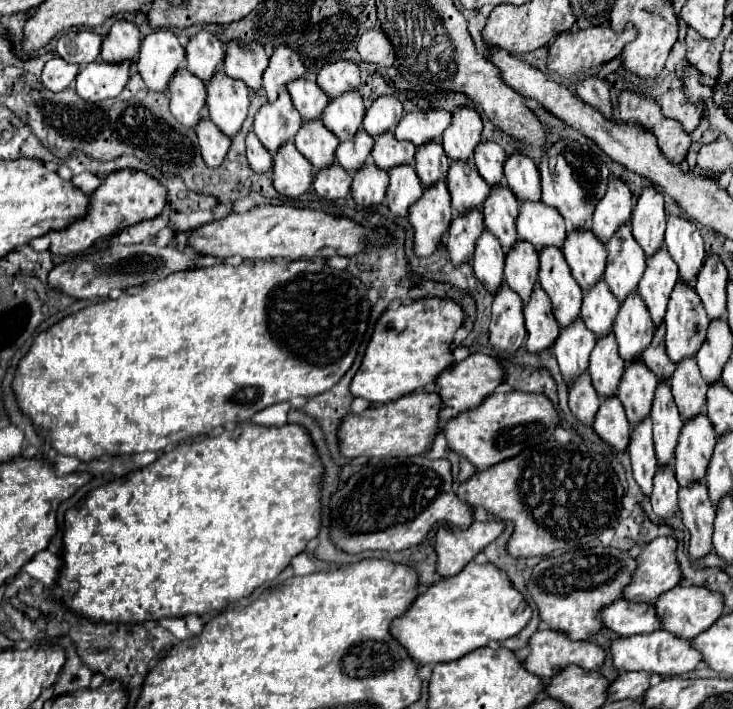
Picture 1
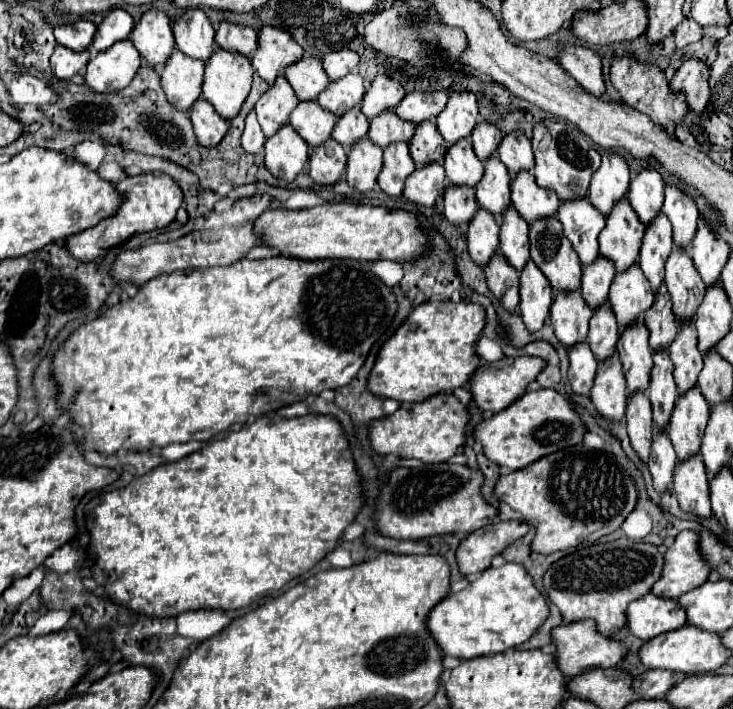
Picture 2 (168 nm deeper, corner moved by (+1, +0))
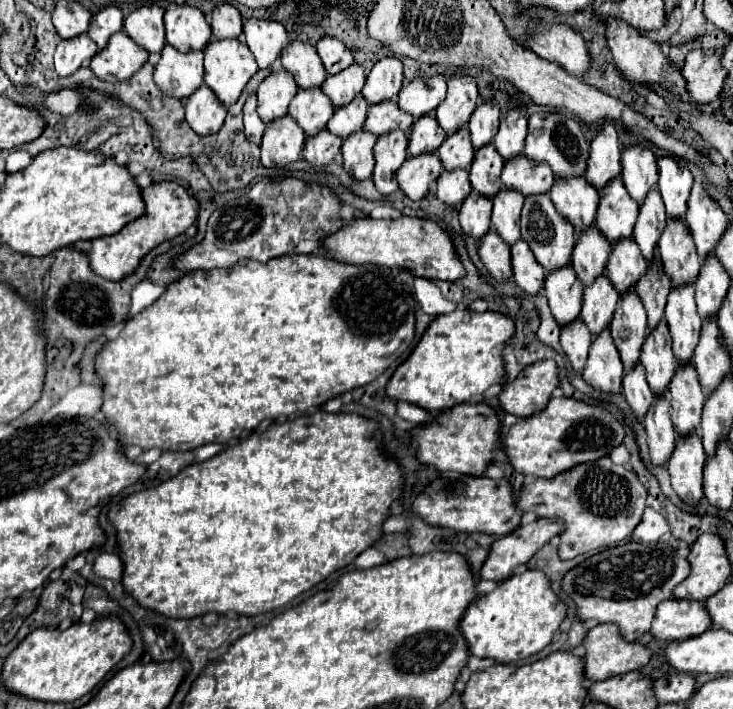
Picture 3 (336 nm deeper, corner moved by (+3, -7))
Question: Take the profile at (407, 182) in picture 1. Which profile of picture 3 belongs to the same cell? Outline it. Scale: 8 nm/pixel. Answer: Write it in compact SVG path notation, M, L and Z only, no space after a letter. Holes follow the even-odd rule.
M392 131L392 133L384 133L384 137L378 137L374 159L376 159L376 167L372 179L376 189L382 195L394 193L398 189L396 171L408 159L408 135L400 131Z

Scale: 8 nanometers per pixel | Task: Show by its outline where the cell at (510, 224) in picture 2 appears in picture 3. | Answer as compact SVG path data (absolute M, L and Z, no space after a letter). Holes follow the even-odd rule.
M502 189L492 197L492 229L508 243L514 245L520 239L520 211L524 203L524 195L516 193L516 189Z

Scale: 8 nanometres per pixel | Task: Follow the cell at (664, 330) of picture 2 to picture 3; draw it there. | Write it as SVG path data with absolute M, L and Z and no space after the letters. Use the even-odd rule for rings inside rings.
M656 249L652 265L648 265L648 273L644 275L644 281L640 281L640 285L636 285L636 291L640 291L640 299L648 313L648 325L652 329L664 317L666 297L670 293L668 277L664 277L664 269L660 269L658 249Z

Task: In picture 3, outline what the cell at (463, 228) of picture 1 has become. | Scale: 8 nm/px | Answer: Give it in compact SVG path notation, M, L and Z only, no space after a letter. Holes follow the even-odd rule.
M444 171L440 177L438 177L438 199L446 205L452 205L452 207L458 207L466 195L472 191L470 187L470 181L468 181L468 173L464 171Z

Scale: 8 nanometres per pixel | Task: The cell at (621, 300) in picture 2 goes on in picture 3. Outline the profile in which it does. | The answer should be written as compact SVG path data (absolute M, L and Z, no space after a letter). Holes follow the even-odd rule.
M620 241L620 245L612 245L612 257L608 257L606 275L608 275L610 281L614 283L616 291L618 291L618 293L624 293L624 291L628 291L630 287L636 285L636 281L644 275L646 267L648 267L648 263L644 261L638 245L636 245L634 241Z

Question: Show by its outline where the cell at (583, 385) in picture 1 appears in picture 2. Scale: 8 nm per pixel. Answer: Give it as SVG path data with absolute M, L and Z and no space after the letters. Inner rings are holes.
M586 342L570 348L568 356L570 356L568 380L572 384L572 392L576 392L580 396L588 396L594 386L594 374L598 370L598 360L594 358L594 354L586 346Z

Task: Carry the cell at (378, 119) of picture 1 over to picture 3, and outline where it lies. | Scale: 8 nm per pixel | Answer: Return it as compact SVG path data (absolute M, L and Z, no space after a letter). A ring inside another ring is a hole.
M382 57L366 77L362 95L368 103L380 103L386 99L396 101L402 89L402 61L396 57Z

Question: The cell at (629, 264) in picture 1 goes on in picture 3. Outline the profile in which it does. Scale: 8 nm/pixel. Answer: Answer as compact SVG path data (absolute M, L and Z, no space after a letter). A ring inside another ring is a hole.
M616 177L600 191L596 225L610 243L618 241L620 237L632 237L632 229L638 217L638 207L640 205L632 201L620 177Z

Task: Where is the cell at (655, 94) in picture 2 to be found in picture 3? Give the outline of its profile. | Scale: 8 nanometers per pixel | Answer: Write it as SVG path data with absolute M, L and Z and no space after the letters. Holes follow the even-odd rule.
M608 17L606 25L606 39L608 39L608 47L614 55L616 67L620 69L620 73L626 79L634 79L640 85L646 83L660 83L664 89L668 89L670 93L676 95L684 95L686 93L686 81L680 73L680 69L668 59L668 55L662 53L660 45L648 37L644 37L644 33L640 33L638 29L632 29L628 23L624 21L616 21L614 17Z

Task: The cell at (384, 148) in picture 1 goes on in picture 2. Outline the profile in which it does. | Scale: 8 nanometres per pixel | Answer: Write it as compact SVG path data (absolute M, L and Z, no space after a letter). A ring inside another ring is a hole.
M386 110L378 118L370 120L368 138L384 150L386 146L390 146L390 142L410 142L414 130L414 124L400 120L394 110Z

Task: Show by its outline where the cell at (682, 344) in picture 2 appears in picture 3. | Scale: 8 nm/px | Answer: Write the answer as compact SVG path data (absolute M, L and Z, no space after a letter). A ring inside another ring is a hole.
M672 289L668 295L664 315L672 333L672 351L676 359L680 363L690 361L698 343L700 327L704 323L696 313L694 289Z

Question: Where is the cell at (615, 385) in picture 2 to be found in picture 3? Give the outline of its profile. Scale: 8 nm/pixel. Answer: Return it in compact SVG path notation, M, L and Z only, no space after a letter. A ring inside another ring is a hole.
M604 329L604 333L600 333L600 337L594 337L592 341L584 367L584 379L600 391L620 393L622 377L624 365L620 361L620 355L616 353L616 345L612 345L608 329Z

